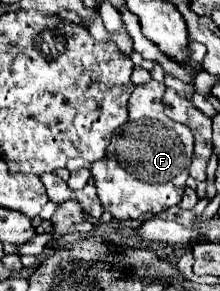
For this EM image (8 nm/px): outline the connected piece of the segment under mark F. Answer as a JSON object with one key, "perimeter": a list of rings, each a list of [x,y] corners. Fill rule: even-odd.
{"perimeter":[[[156,81],[132,91],[128,121],[112,135],[106,157],[92,165],[100,203],[116,221],[158,215],[182,201],[194,139],[186,125],[172,123],[164,115],[164,91],[164,85]],[[134,105],[138,107],[134,109]]]}

